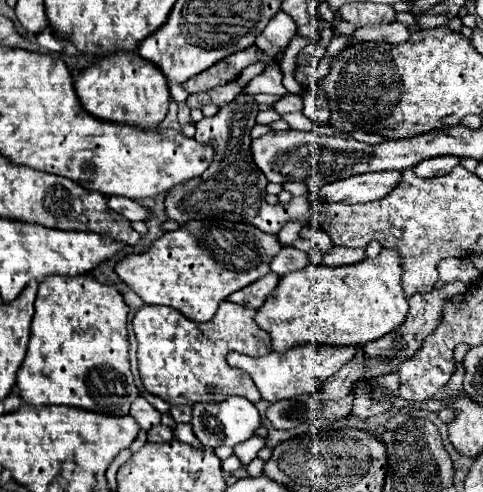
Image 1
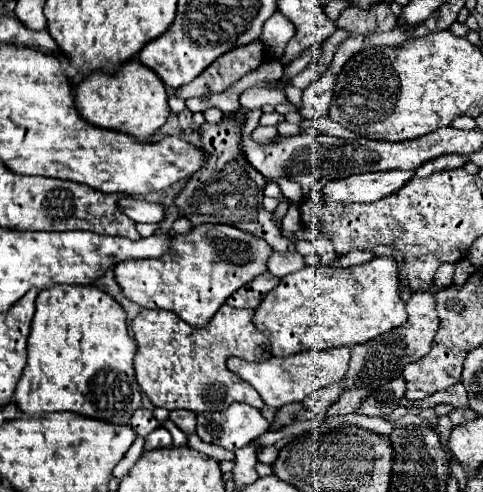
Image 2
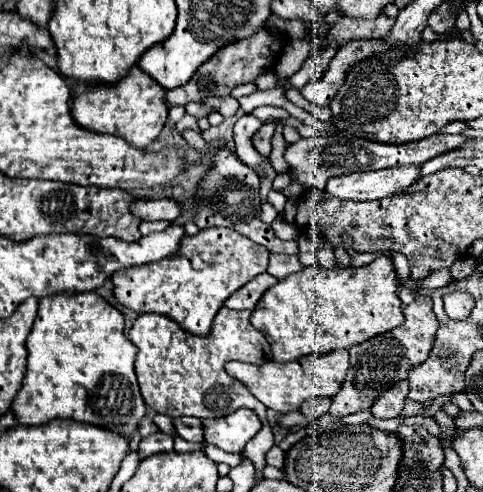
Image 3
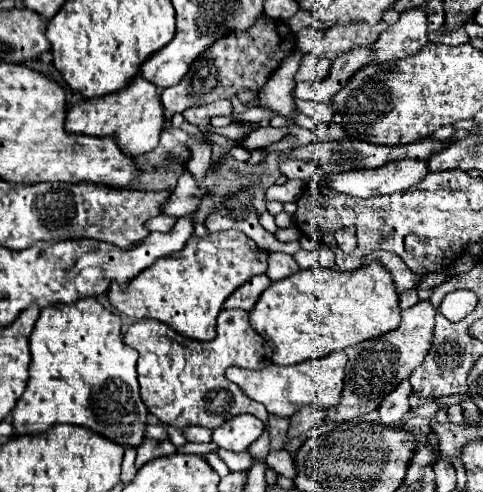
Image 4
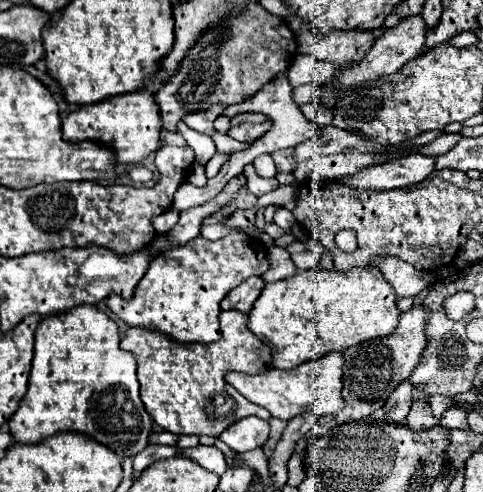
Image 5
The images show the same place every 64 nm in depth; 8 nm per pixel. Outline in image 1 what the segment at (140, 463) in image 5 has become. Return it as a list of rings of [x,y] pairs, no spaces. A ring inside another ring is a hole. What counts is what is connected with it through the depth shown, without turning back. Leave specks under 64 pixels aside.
[[[158,424],[158,426],[154,426],[154,428],[148,432],[148,440],[150,440],[150,442],[168,442],[168,440],[172,440],[172,438],[174,438],[172,428],[168,428],[168,426],[164,426],[164,424]]]

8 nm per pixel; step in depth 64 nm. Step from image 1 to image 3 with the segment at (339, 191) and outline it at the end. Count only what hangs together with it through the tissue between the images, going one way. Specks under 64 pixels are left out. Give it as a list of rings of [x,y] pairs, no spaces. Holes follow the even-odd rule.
[[[384,168],[377,171],[354,172],[328,180],[326,192],[340,200],[380,200],[394,196],[414,184],[420,168]]]

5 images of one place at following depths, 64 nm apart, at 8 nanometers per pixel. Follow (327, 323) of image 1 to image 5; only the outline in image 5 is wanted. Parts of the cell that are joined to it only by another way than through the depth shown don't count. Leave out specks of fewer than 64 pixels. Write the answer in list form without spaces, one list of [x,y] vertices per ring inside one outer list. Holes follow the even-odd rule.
[[[318,266],[306,272],[298,272],[290,278],[278,280],[274,284],[266,284],[248,316],[250,316],[248,328],[258,338],[266,340],[268,346],[272,348],[272,366],[288,370],[302,362],[320,358],[328,352],[344,352],[346,348],[356,346],[360,342],[392,334],[392,330],[398,326],[400,312],[396,308],[396,294],[392,292],[392,286],[384,280],[380,268],[368,266],[338,272],[324,270]]]

